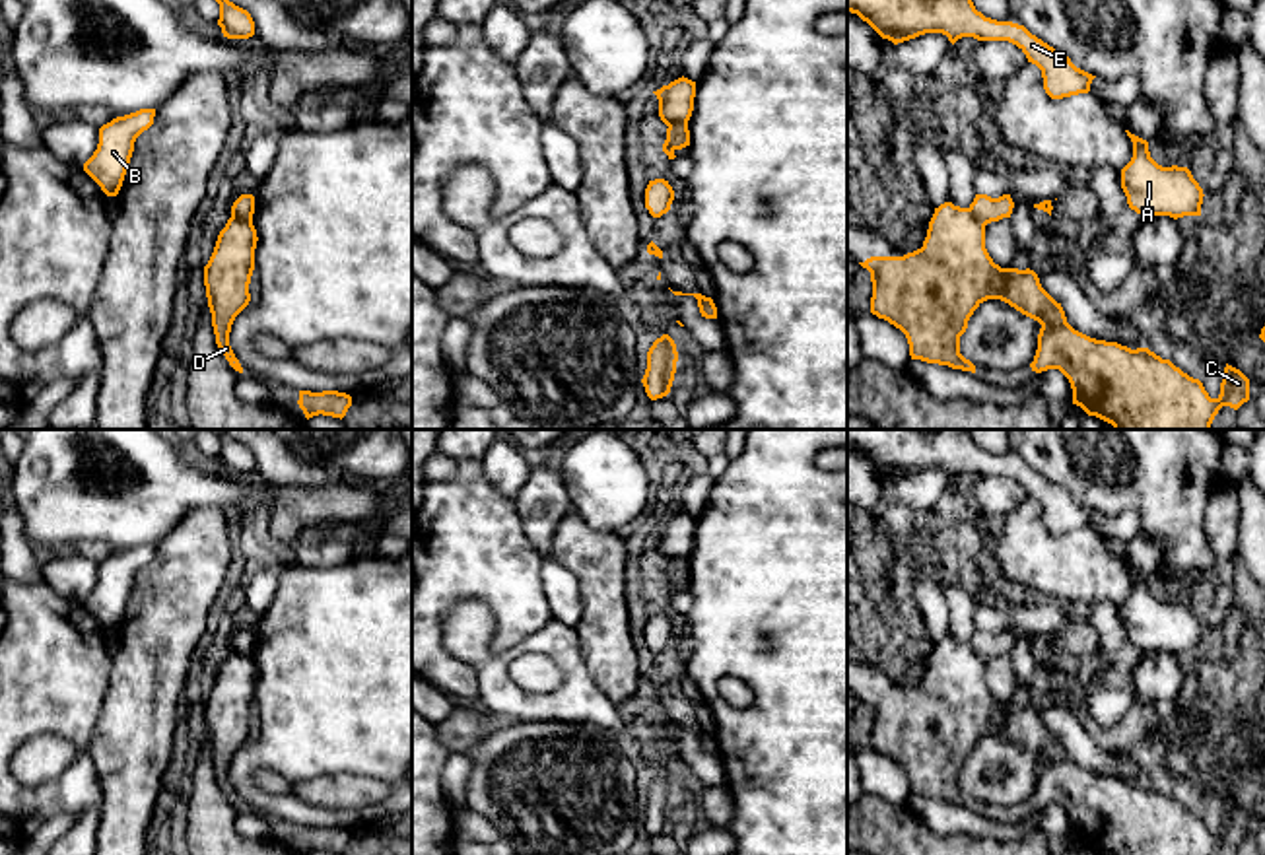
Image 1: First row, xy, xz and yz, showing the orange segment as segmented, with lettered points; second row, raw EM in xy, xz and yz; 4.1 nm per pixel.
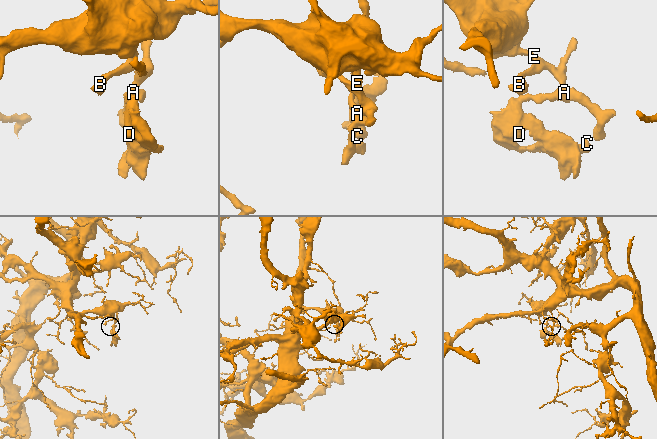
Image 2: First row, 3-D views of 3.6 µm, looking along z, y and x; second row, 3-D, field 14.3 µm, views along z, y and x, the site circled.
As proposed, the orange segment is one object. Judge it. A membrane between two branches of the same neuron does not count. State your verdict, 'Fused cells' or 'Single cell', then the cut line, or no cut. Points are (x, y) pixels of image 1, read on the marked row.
Fused cells. Split along xy (232, 214), (251, 220)

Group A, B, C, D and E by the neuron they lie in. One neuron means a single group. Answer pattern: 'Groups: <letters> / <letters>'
Groups: A B E / C D

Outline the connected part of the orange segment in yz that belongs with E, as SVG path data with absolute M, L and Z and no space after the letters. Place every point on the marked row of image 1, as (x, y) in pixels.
M847 0L847 12L894 45L925 33L942 33L952 45L962 37L1009 41L1042 70L1043 89L1051 99L1088 93L1096 78L1024 25L985 17L972 0Z

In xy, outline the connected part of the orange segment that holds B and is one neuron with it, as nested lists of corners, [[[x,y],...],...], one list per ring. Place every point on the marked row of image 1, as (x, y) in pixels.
[[[155,109],[117,117],[99,128],[99,144],[93,155],[84,163],[84,171],[101,187],[107,196],[117,196],[136,138],[154,124]]]

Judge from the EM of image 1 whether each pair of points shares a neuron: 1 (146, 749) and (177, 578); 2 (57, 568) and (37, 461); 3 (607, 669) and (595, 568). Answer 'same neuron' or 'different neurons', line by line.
1: same neuron
2: different neurons
3: same neuron

